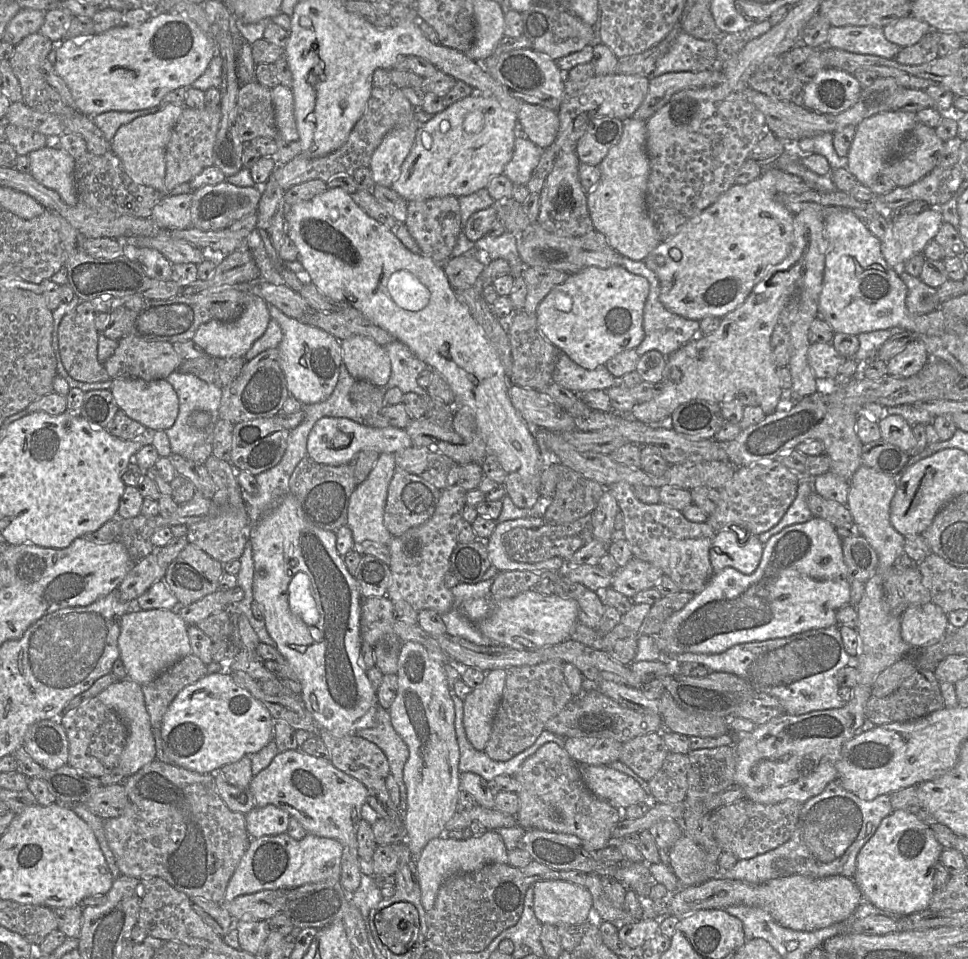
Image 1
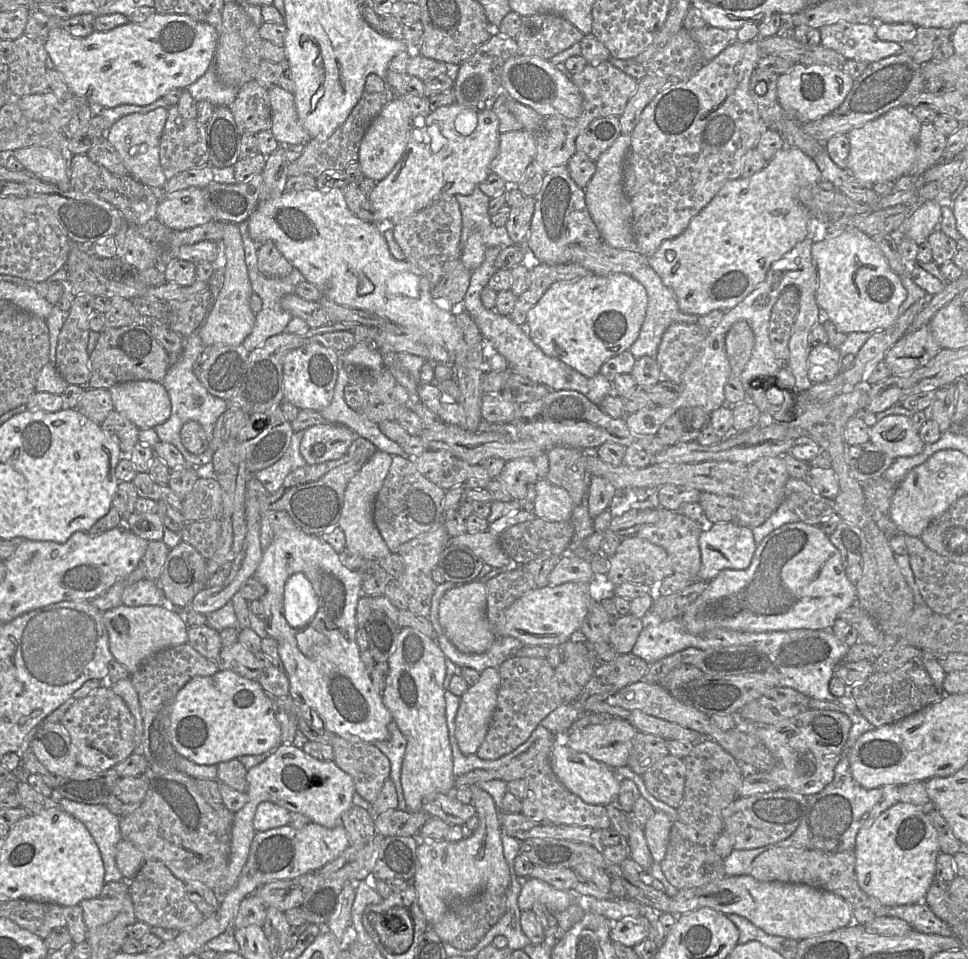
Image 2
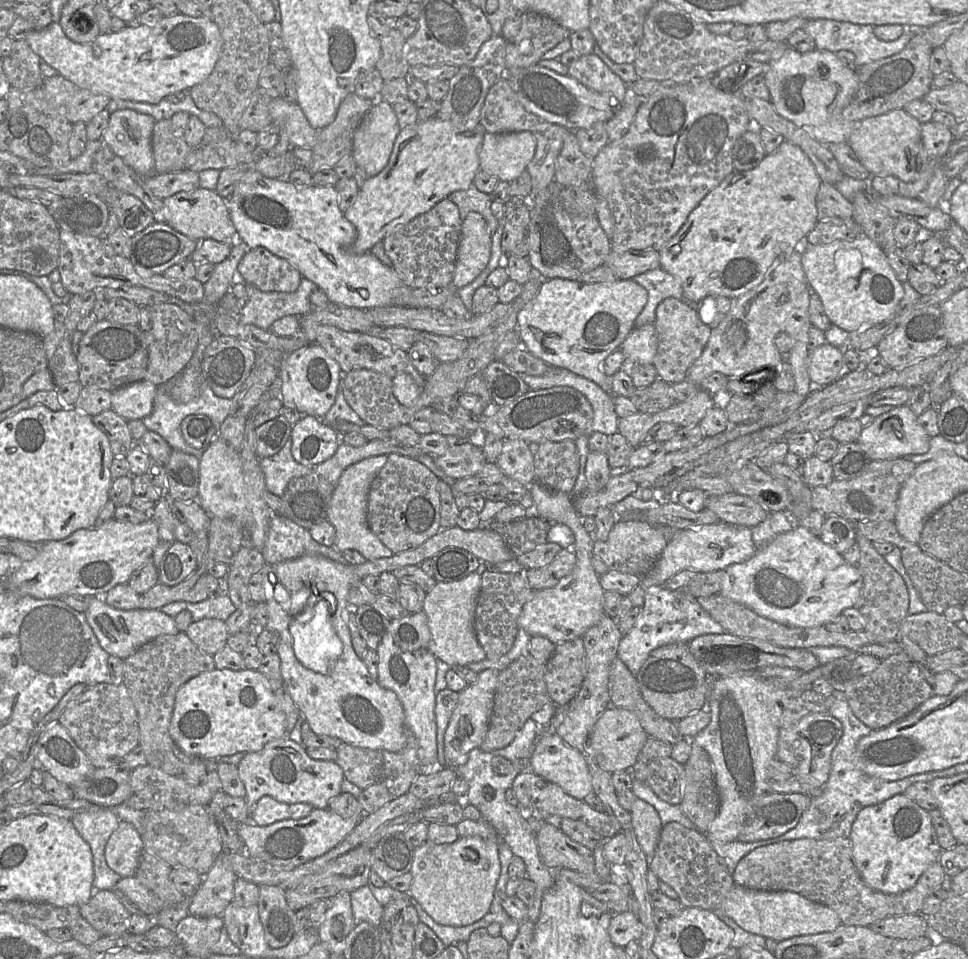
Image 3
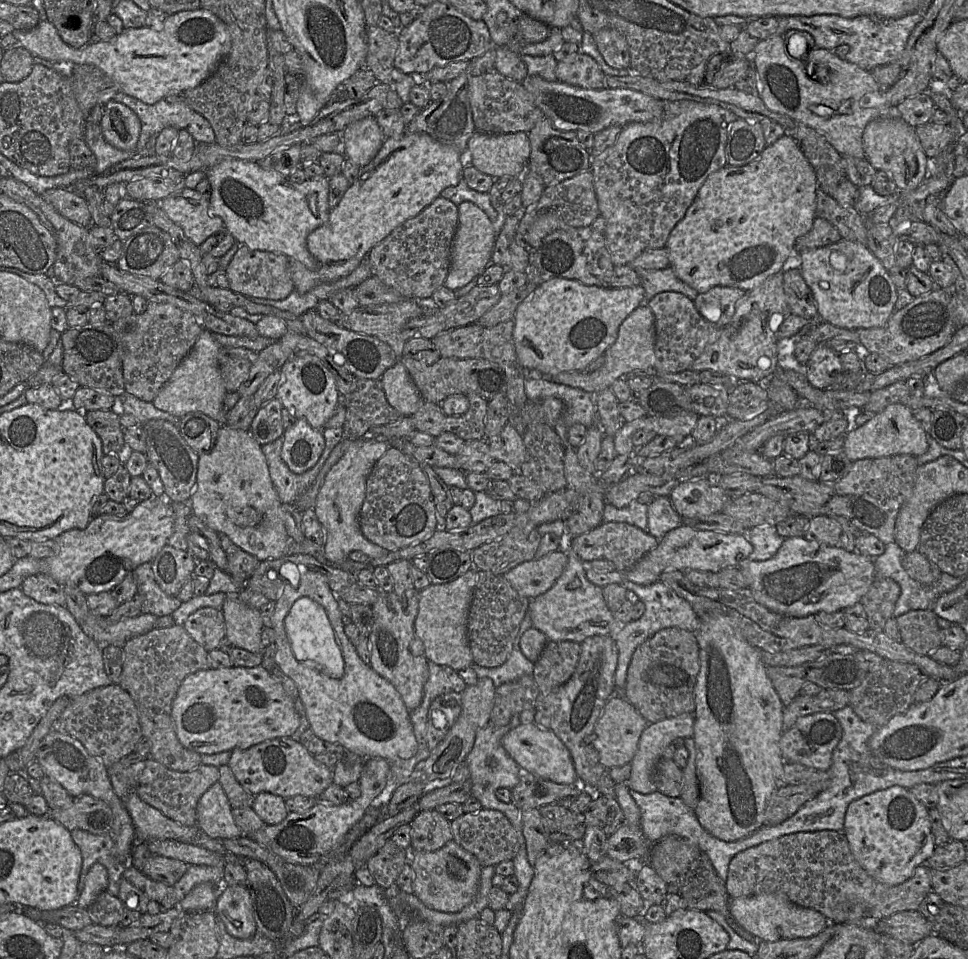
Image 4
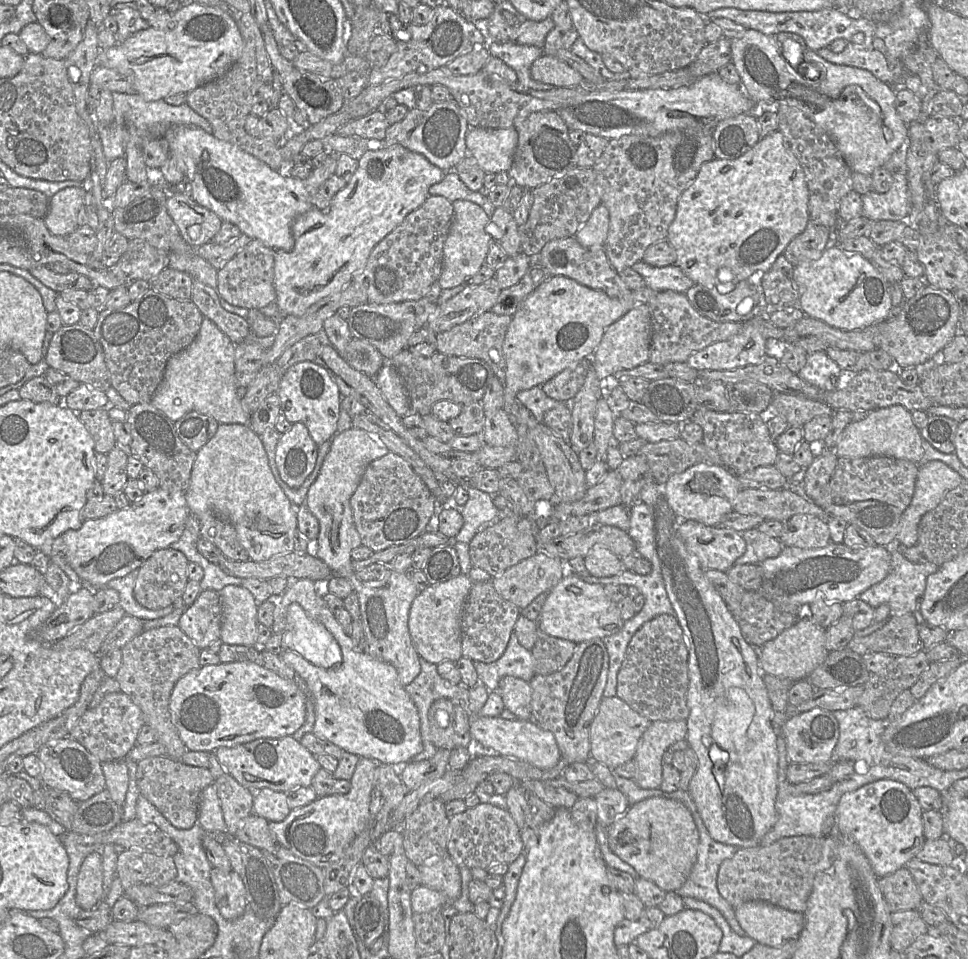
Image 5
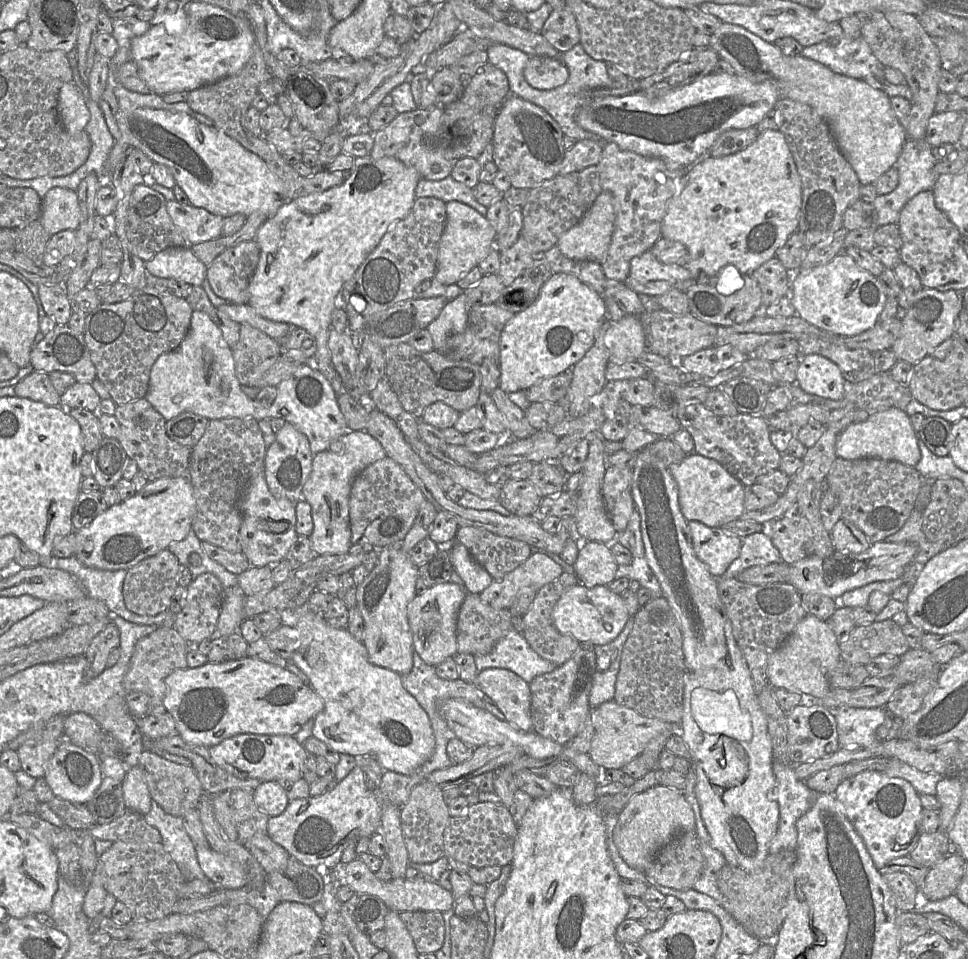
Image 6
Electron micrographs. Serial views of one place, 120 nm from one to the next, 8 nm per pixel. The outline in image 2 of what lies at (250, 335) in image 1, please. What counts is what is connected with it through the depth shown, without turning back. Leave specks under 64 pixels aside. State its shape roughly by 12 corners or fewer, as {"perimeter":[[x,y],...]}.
{"perimeter":[[239,225],[221,242],[222,288],[199,328],[205,347],[241,345],[251,333],[254,292]]}

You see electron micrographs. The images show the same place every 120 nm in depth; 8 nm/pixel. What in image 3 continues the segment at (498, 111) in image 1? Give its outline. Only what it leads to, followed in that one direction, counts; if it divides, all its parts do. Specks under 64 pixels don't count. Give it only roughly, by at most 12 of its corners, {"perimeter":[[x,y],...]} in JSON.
{"perimeter":[[436,116],[402,129],[343,213],[351,251],[468,189],[485,132]]}

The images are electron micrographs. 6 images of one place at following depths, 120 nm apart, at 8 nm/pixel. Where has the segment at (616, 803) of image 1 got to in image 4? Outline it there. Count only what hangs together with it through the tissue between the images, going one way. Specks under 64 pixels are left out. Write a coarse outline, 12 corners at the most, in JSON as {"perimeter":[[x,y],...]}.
{"perimeter":[[521,723],[501,743],[522,771],[578,784],[553,731]]}

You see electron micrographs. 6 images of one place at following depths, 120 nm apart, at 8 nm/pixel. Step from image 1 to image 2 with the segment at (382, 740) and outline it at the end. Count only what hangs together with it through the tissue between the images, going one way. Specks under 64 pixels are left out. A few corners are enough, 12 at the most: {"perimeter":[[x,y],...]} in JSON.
{"perimeter":[[395,721],[389,738],[373,743],[390,761],[398,806],[406,811],[401,768],[407,740]]}

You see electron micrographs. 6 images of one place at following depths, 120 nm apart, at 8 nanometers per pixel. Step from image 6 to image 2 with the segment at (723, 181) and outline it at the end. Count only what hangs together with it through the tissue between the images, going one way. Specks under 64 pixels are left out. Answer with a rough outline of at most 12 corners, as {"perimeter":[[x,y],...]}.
{"perimeter":[[784,147],[648,265],[683,313],[730,310],[807,237],[821,180]]}

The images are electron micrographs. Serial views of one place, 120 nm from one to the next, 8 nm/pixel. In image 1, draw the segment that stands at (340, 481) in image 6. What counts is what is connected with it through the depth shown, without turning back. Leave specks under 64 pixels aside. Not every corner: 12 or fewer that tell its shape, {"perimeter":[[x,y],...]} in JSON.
{"perimeter":[[381,453],[357,485],[347,525],[355,547],[370,540],[389,546],[384,525],[395,453]]}

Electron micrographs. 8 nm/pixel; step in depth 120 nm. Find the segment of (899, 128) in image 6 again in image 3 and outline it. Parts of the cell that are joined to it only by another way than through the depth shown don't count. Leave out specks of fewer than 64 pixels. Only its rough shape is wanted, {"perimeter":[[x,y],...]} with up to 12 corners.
{"perimeter":[[789,47],[763,77],[780,116],[820,143],[848,141],[857,69]]}

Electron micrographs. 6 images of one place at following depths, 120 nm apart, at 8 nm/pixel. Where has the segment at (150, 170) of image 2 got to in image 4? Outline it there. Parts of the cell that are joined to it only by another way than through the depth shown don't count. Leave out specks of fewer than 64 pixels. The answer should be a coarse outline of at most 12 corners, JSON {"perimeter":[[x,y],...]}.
{"perimeter":[[105,105],[104,139],[125,151],[136,149],[141,122],[126,105]]}

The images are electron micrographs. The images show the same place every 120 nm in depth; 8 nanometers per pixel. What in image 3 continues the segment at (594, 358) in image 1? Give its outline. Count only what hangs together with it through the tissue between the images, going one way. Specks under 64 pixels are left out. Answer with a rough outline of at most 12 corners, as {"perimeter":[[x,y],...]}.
{"perimeter":[[551,278],[518,313],[532,355],[611,393],[601,362],[647,300]]}

